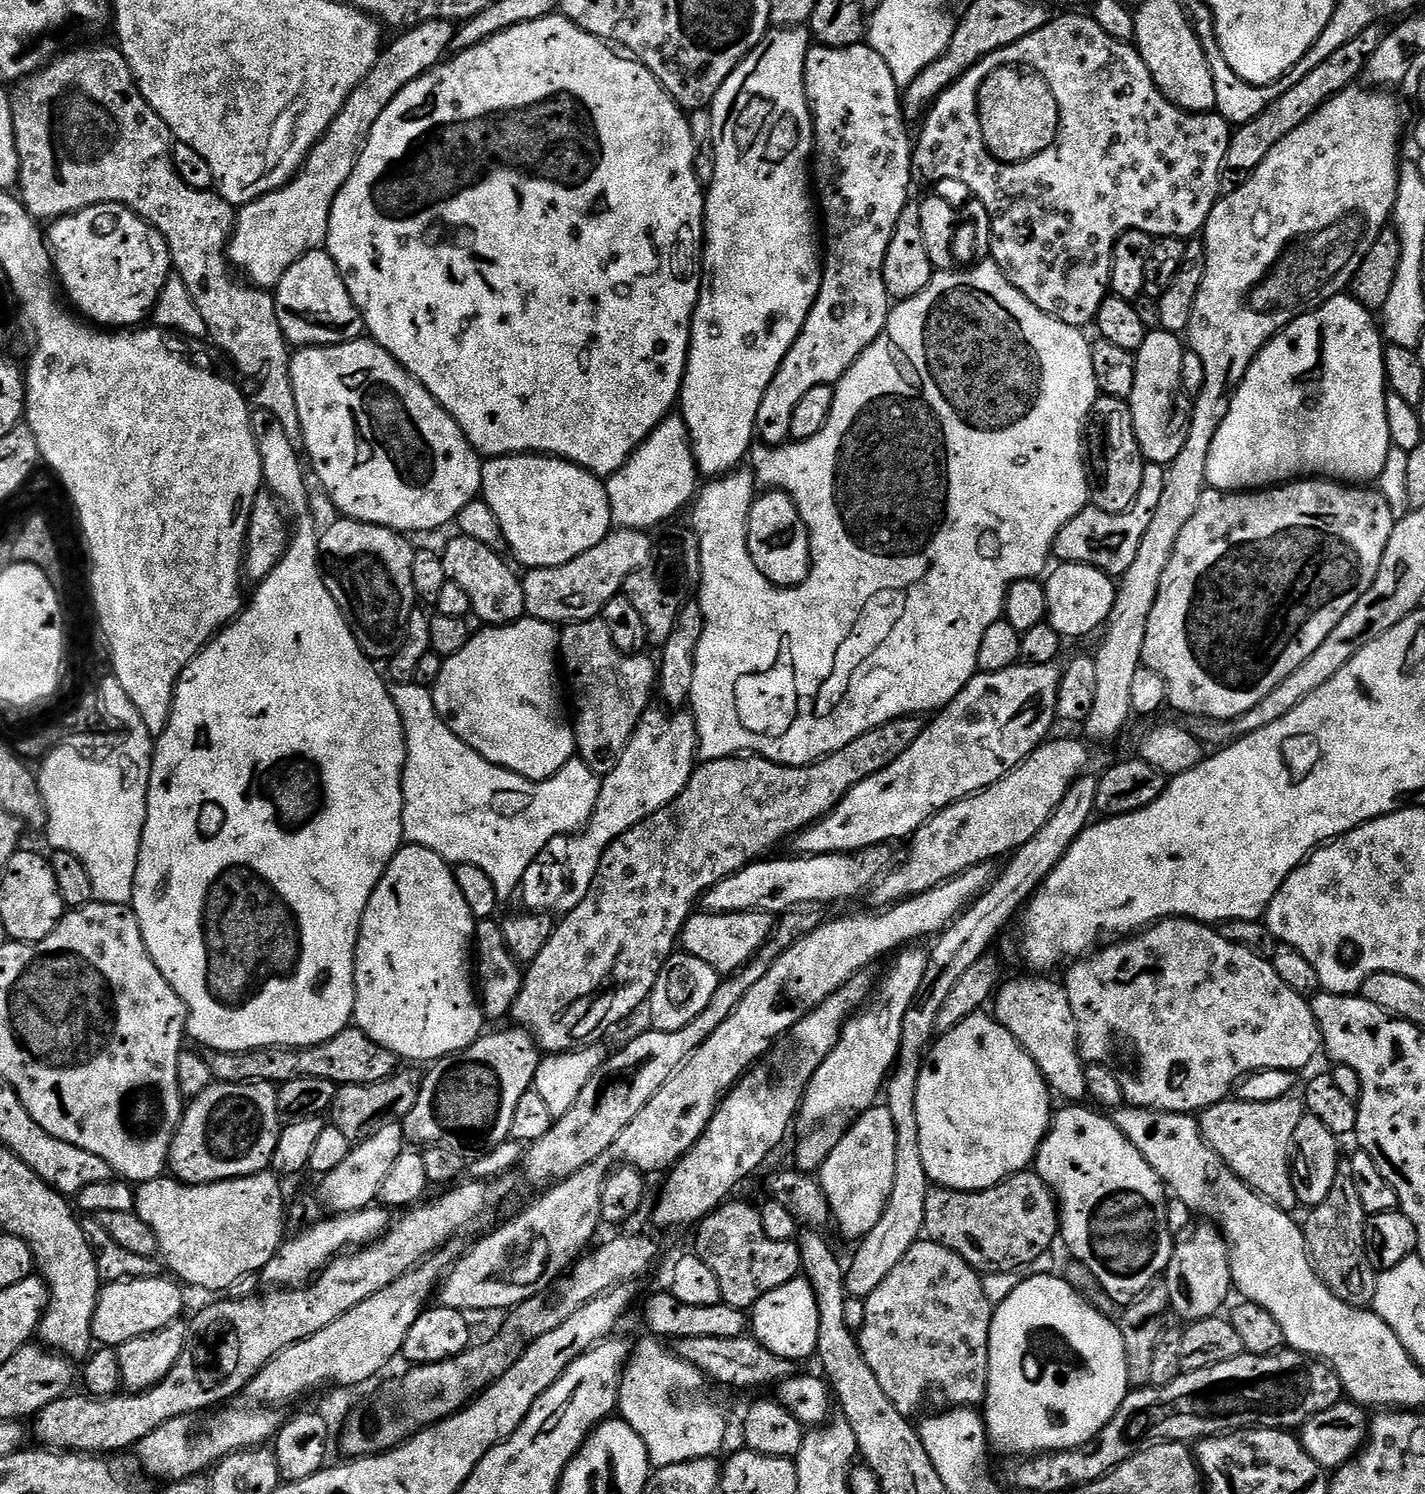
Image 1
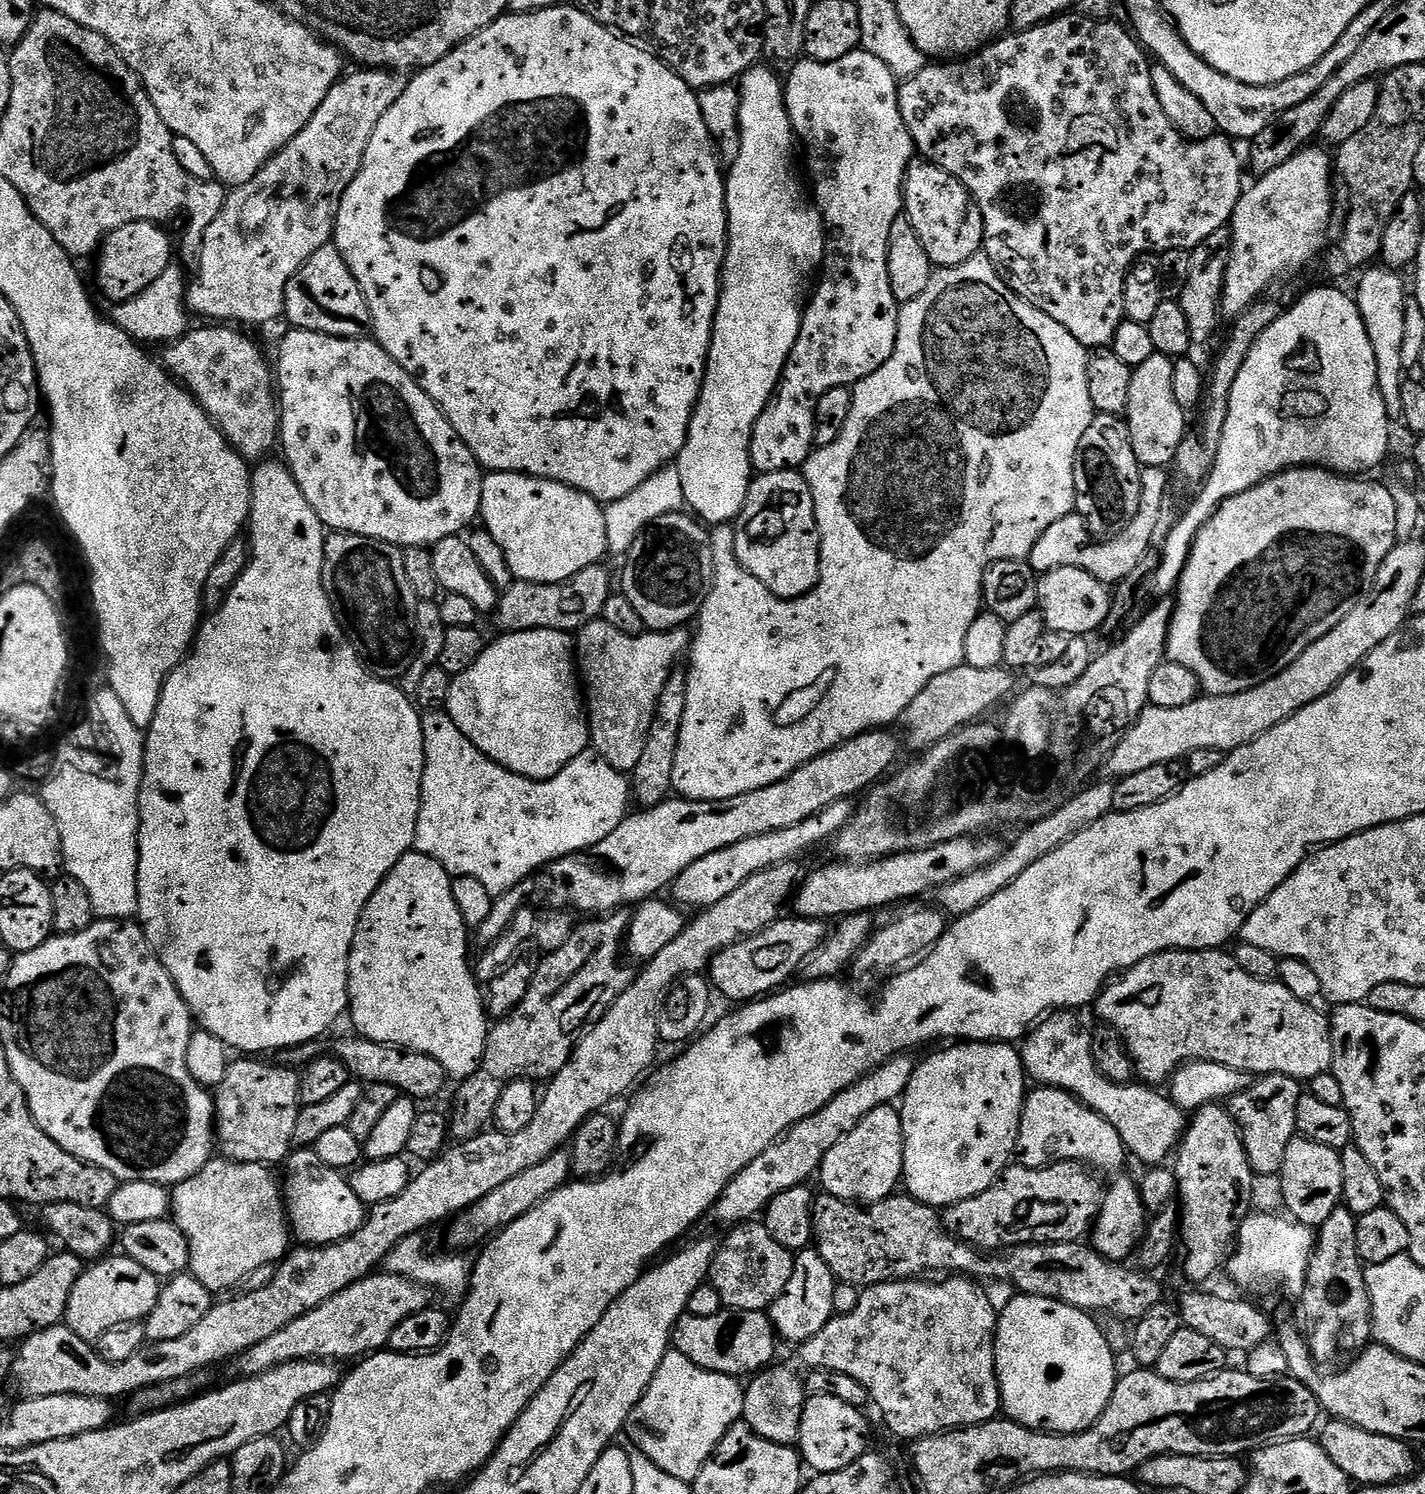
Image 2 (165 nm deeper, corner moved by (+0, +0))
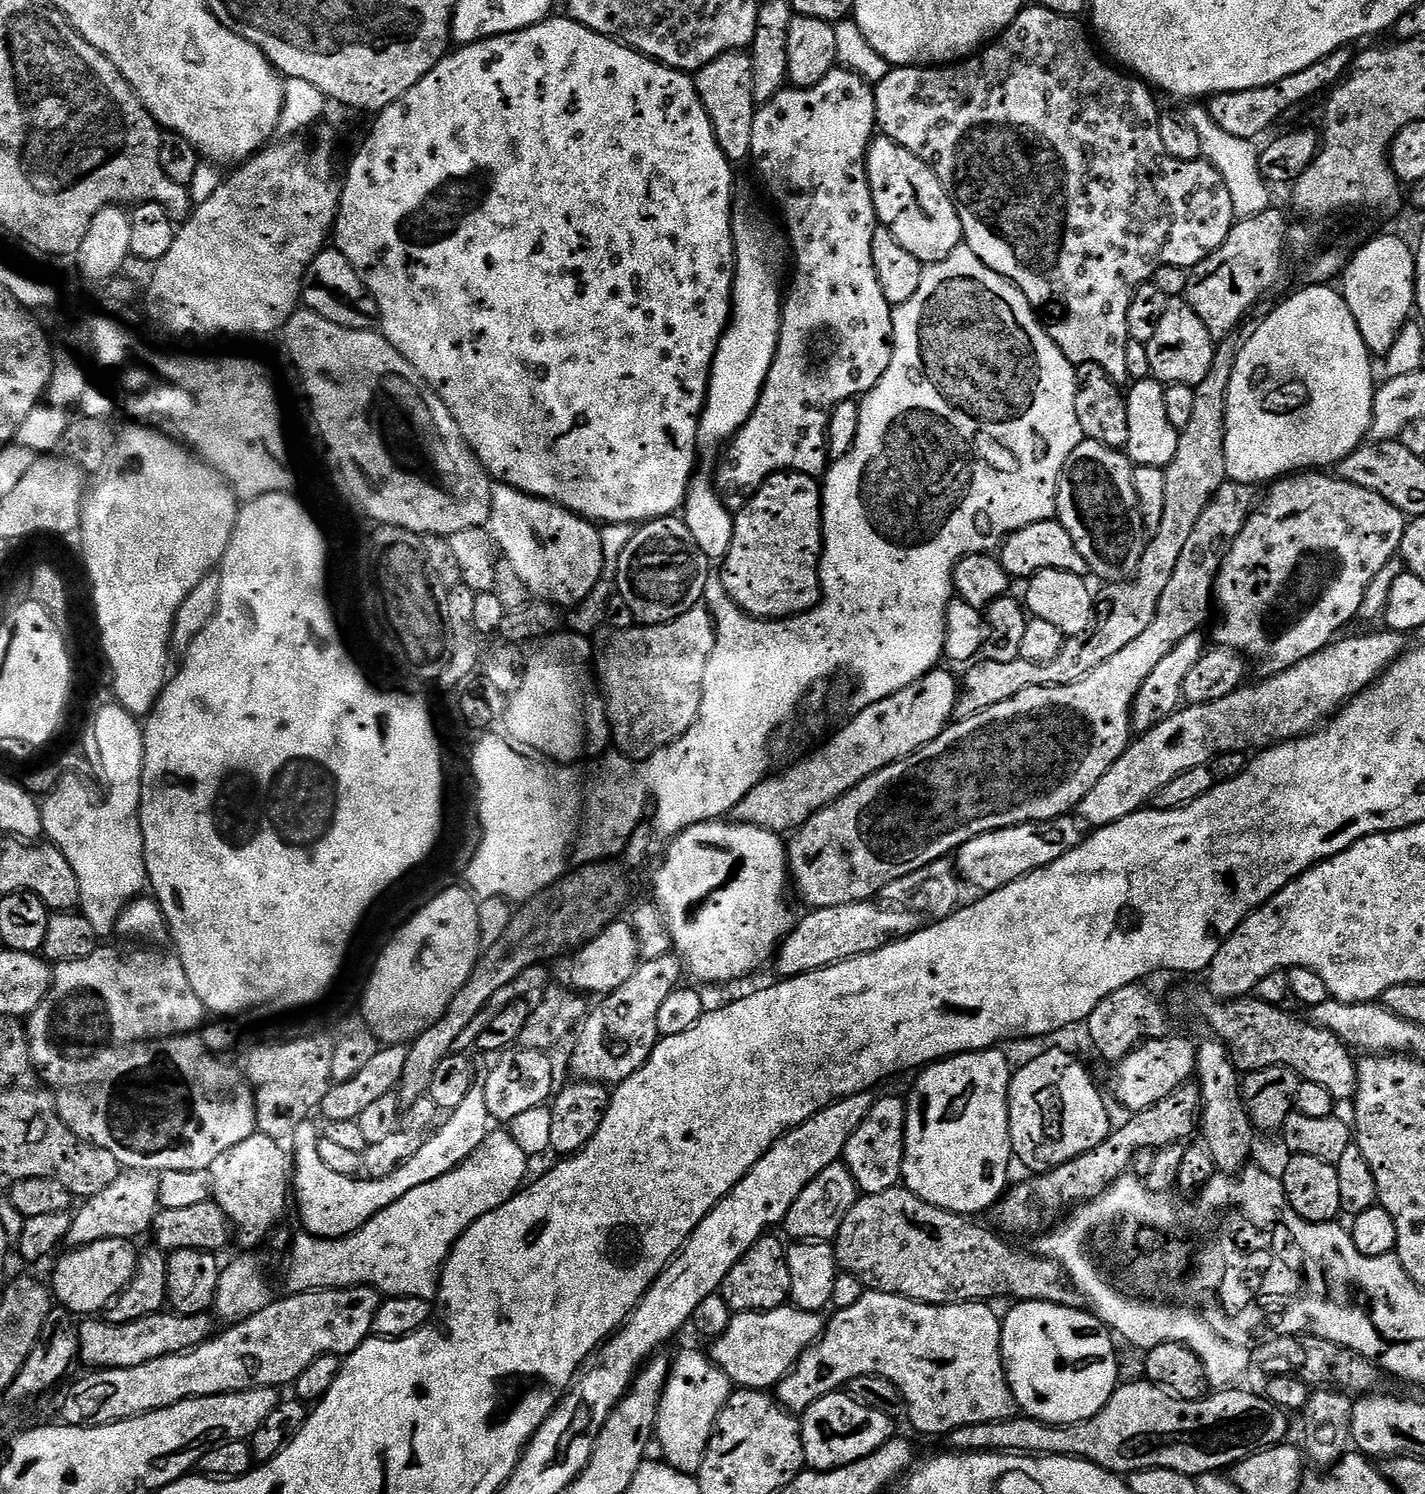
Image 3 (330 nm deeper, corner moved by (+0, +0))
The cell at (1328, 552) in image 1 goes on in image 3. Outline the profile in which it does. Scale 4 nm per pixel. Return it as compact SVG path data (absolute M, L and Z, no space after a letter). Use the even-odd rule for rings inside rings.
M1309 470L1281 478L1275 481L1268 490L1268 497L1265 500L1263 497L1259 501L1258 507L1248 517L1244 527L1240 529L1238 538L1232 544L1231 551L1228 552L1224 564L1220 567L1214 589L1215 603L1217 605L1220 603L1220 621L1216 624L1215 643L1221 648L1240 653L1251 663L1253 660L1254 663L1260 664L1261 673L1259 675L1264 678L1285 672L1290 666L1302 662L1308 656L1313 656L1315 652L1321 652L1326 645L1333 643L1345 631L1343 628L1352 619L1354 621L1357 619L1370 582L1374 582L1378 570L1382 570L1382 566L1389 564L1399 553L1406 527L1404 513L1398 511L1390 502L1386 502L1386 498L1382 498L1370 490L1362 490L1362 486L1354 486L1350 482L1341 480L1332 474L1325 474L1320 470Z

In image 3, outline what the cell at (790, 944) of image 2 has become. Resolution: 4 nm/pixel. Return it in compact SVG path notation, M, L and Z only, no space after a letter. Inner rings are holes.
M872 900L846 906L817 908L807 914L809 916L799 917L796 927L780 945L774 957L777 977L801 976L819 968L832 968L843 960L882 950L882 946L893 944L895 940L905 940L922 927L921 913L912 912L909 908L885 906Z

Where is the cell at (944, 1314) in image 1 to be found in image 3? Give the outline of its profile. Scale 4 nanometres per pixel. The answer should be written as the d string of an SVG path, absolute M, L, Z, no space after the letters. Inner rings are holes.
M865 1290L862 1298L858 1298L858 1302L854 1302L854 1306L846 1306L833 1311L831 1314L833 1315L832 1320L830 1316L830 1319L825 1323L824 1333L820 1335L820 1339L804 1351L802 1358L798 1358L796 1365L780 1379L780 1383L774 1389L774 1399L787 1412L793 1414L804 1413L807 1408L814 1406L814 1402L818 1402L818 1398L822 1398L831 1392L841 1391L854 1378L881 1376L890 1382L894 1382L894 1386L898 1386L898 1390L903 1394L904 1401L908 1407L906 1413L907 1423L912 1423L924 1436L947 1437L951 1432L958 1430L962 1426L974 1426L975 1424L985 1424L986 1422L1002 1422L1003 1420L1013 1419L1017 1415L1016 1401L1012 1399L1012 1388L1008 1384L1008 1374L1004 1371L1004 1355L1000 1352L1000 1326L1002 1322L998 1318L994 1318L994 1314L990 1311L990 1306L987 1302L974 1304L923 1304L898 1294Z

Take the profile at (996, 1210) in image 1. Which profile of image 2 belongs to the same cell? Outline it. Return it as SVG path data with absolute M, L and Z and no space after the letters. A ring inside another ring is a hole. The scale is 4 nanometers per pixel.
M1057 1160L1044 1168L1009 1166L1004 1173L982 1194L966 1198L943 1209L945 1228L952 1236L957 1236L965 1244L977 1250L1007 1250L1018 1244L1074 1244L1089 1235L1104 1204L1105 1185L1087 1164L1078 1160Z

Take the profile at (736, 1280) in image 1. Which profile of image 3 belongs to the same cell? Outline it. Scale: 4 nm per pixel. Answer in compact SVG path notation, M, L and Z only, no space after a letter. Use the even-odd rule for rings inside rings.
M765 1234L726 1274L718 1293L733 1314L737 1312L769 1312L775 1308L785 1307L792 1294L790 1266L788 1265L788 1248L776 1237L776 1234Z

